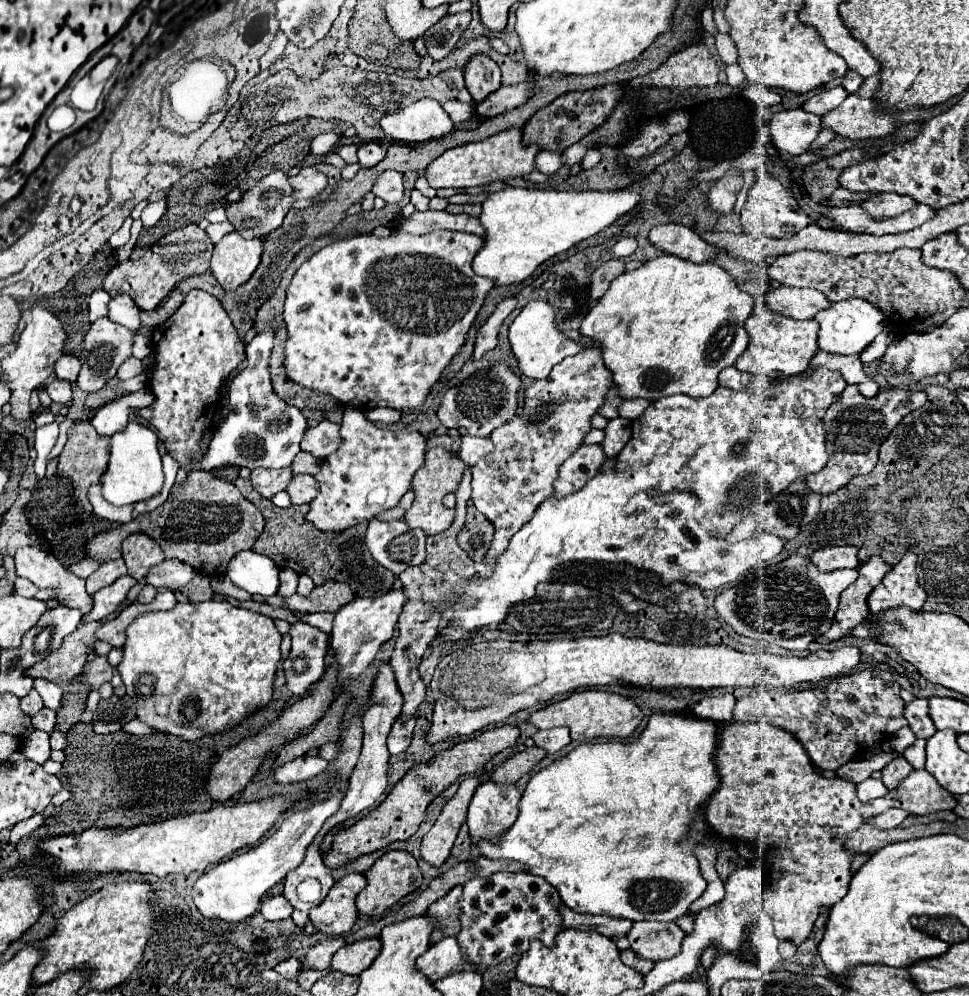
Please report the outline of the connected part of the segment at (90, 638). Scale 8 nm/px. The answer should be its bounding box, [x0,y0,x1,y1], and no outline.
[26,622,104,684]

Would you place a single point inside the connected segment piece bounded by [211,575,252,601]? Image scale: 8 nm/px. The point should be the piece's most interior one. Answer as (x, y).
(226, 587)

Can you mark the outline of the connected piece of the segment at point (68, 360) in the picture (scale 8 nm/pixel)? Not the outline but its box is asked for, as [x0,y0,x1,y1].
[56,354,80,382]

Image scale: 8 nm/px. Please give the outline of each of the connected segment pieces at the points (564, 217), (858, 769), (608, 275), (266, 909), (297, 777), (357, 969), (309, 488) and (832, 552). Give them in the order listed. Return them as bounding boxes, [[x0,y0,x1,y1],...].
[[472,188,640,286],[836,752,898,784],[590,260,624,300],[260,894,292,920],[274,756,326,784],[330,938,380,976],[286,474,318,504],[810,546,860,572]]

